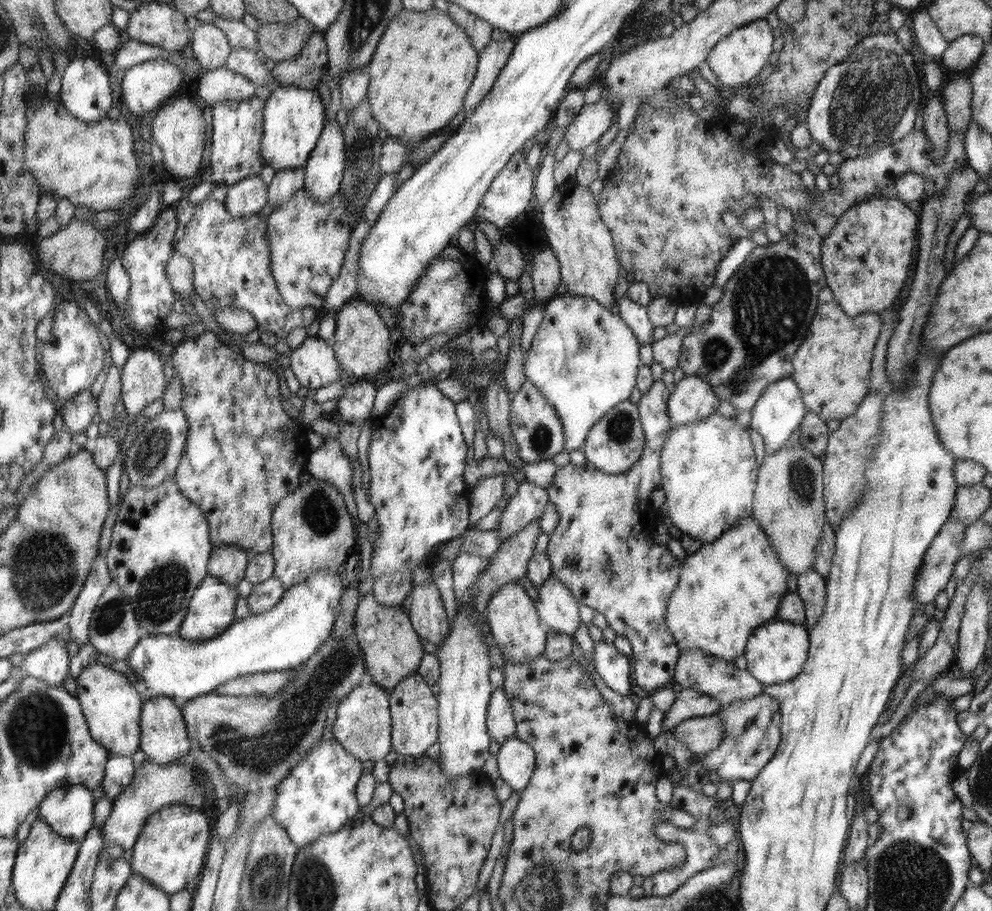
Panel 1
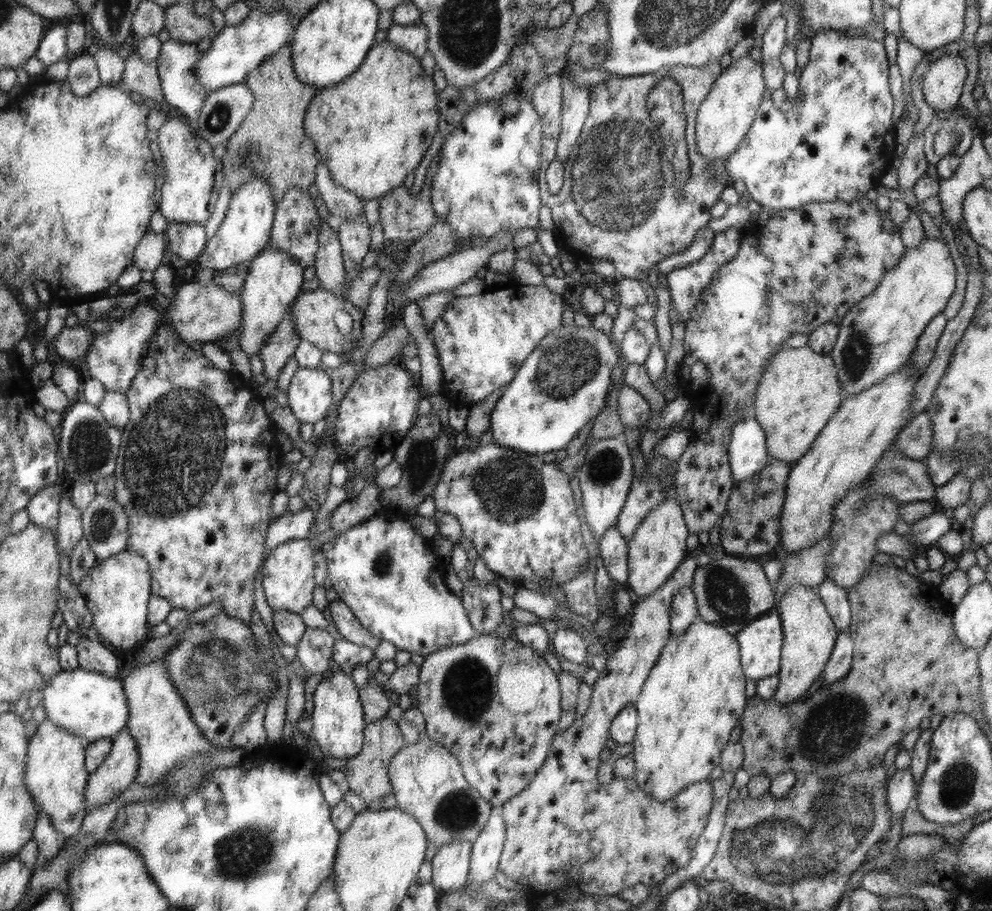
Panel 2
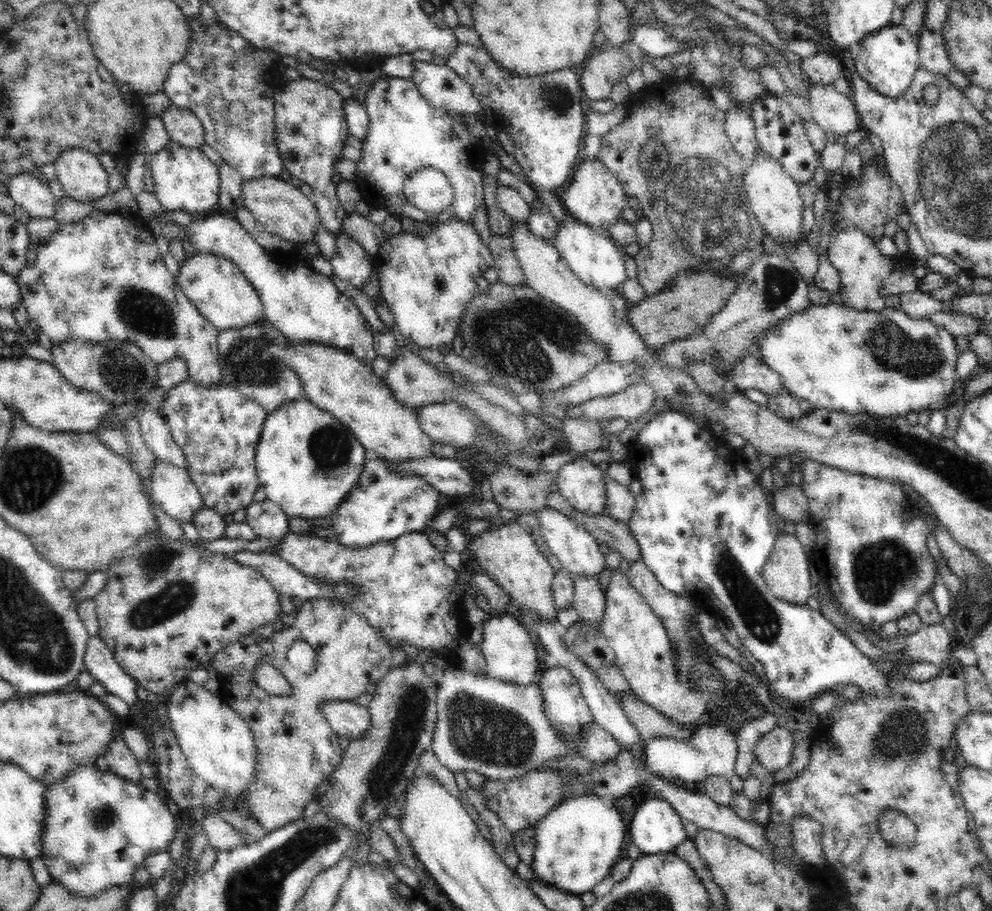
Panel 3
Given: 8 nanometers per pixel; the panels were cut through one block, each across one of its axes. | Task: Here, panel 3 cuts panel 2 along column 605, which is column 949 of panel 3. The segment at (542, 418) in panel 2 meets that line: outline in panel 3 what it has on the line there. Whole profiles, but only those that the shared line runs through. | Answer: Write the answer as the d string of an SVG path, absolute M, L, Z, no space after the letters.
M838 303L812 305L802 309L800 312L792 313L784 322L780 322L778 326L774 326L772 330L766 330L766 336L762 336L762 340L757 343L760 347L760 361L766 363L770 370L778 373L782 377L784 387L794 397L798 396L807 400L813 408L827 408L827 410L845 412L848 415L868 414L877 418L884 416L906 416L910 412L920 414L922 410L928 412L936 412L942 406L950 406L950 396L954 392L954 380L956 380L956 360L958 360L958 350L956 350L956 340L954 335L948 332L948 329L938 327L936 323L932 323L929 317L912 317L906 315L901 309L893 309L892 307L884 307L881 311L876 310L856 310L855 308Z

